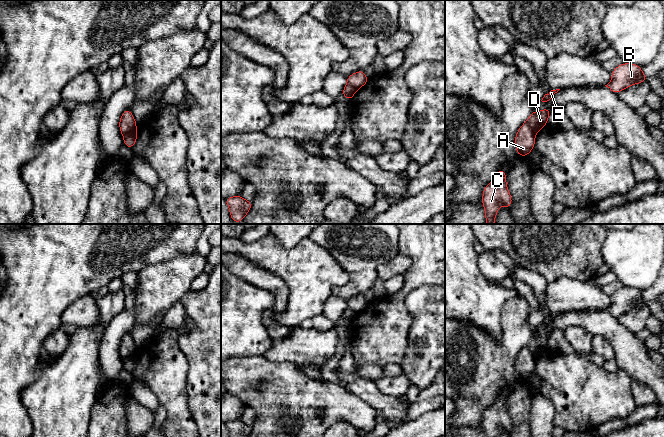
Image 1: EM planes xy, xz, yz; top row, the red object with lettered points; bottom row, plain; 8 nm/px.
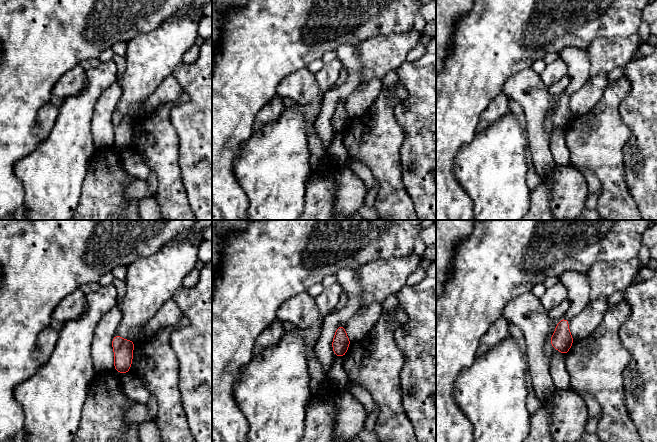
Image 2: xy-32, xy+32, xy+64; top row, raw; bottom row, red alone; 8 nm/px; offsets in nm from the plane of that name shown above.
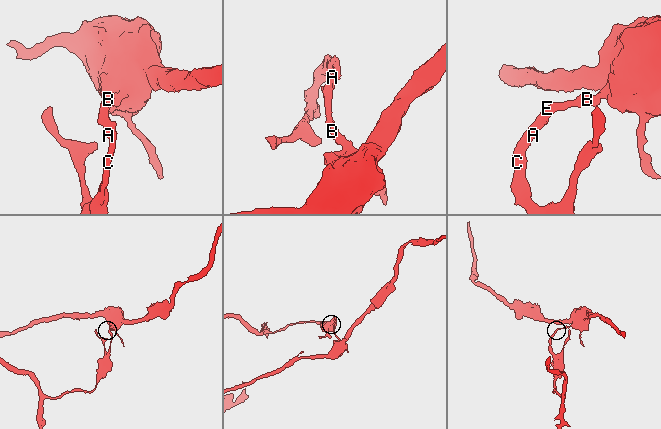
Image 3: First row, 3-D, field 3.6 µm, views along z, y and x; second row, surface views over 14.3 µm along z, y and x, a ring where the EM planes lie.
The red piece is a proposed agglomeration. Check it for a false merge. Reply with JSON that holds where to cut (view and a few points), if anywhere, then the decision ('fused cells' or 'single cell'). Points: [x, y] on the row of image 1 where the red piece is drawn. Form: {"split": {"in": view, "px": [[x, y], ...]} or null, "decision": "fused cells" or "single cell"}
{"split": {"in": "xy", "px": [[136, 123], [123, 136]]}, "decision": "fused cells"}

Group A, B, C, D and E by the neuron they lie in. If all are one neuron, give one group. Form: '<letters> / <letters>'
A C / B D E

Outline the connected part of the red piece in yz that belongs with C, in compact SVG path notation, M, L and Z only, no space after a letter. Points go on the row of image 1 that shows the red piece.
M500 168L496 177L484 187L482 204L485 209L486 224L495 224L495 216L500 205L510 210L512 198L507 188L506 172L503 168Z

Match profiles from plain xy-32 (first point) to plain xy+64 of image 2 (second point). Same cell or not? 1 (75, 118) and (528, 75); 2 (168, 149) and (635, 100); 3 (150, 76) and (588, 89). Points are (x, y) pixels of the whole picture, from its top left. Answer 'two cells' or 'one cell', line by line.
1: two cells
2: two cells
3: two cells

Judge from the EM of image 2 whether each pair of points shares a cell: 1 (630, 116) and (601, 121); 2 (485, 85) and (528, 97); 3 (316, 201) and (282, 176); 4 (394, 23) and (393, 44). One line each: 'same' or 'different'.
1: different
2: different
3: different
4: different

